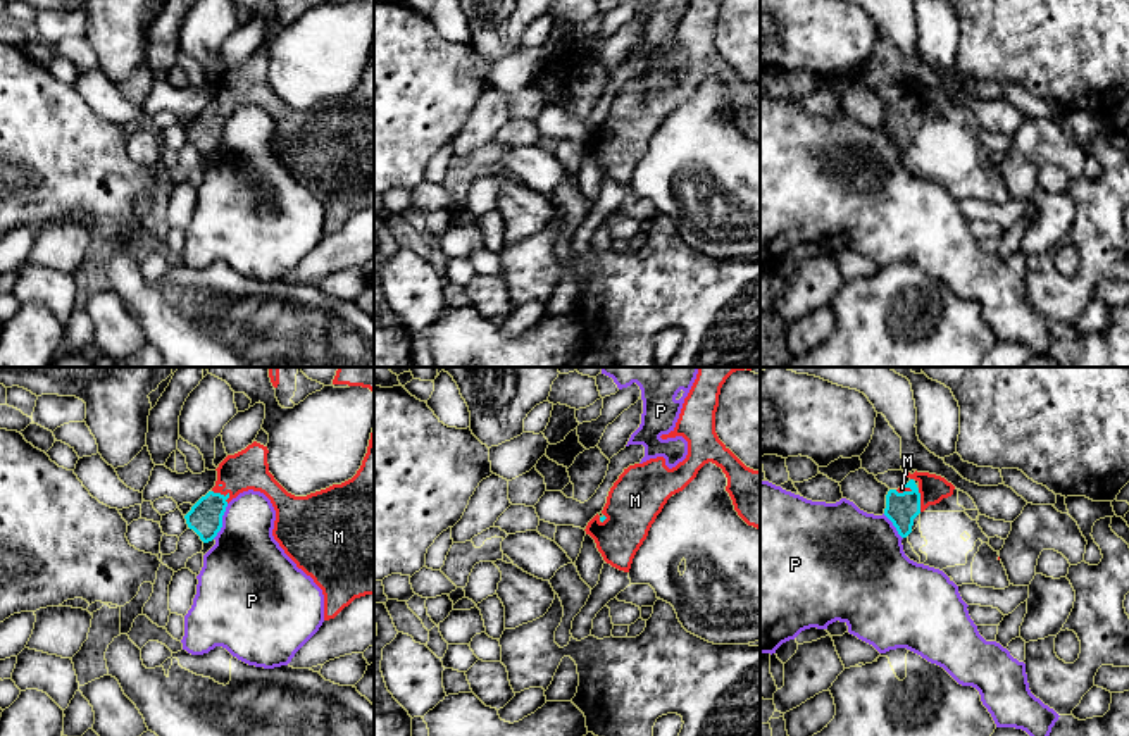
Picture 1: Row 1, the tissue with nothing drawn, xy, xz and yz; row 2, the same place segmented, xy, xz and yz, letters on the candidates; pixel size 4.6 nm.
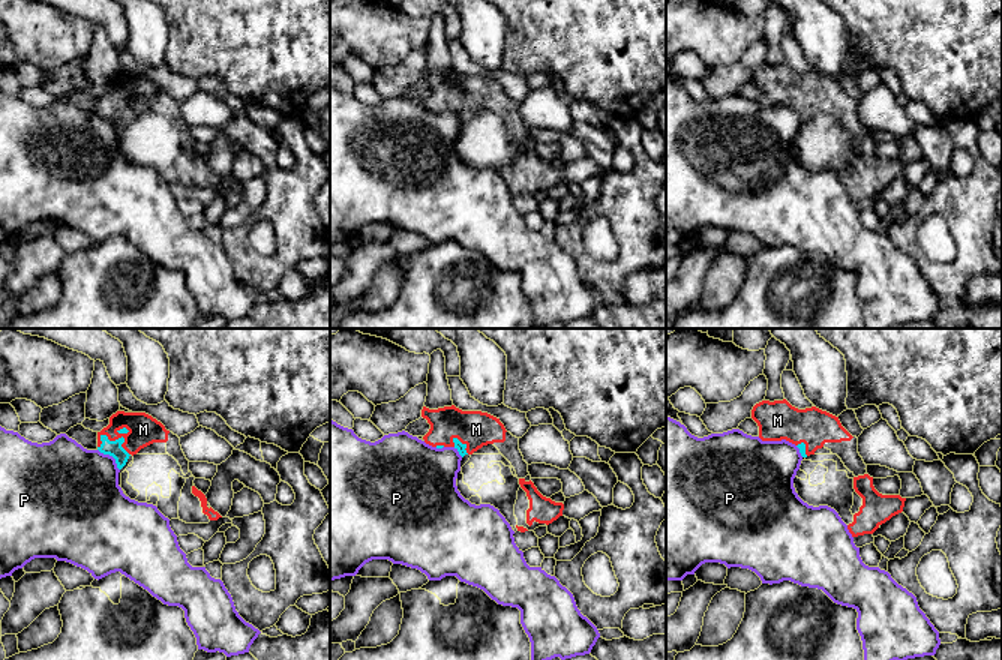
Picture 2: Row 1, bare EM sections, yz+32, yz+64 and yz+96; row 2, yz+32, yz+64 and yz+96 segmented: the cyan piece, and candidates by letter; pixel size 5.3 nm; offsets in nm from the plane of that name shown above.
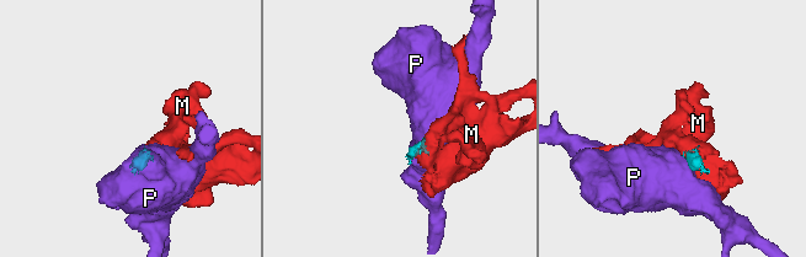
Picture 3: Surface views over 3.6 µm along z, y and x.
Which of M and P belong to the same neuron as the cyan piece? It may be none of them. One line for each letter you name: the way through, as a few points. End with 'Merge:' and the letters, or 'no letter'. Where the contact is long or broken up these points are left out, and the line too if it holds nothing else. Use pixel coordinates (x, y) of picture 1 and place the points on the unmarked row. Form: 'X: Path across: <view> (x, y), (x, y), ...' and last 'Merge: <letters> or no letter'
M: Path across: xy (205, 131), (219, 107), (242, 85), (249, 83)
Merge: M

